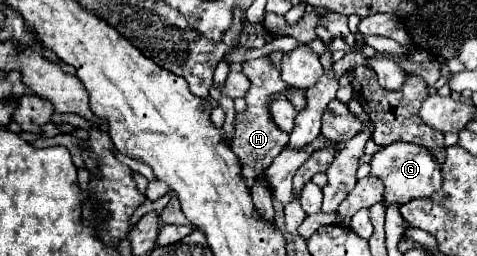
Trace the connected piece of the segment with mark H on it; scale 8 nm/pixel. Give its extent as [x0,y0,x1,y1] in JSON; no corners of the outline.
[230,57,288,181]

